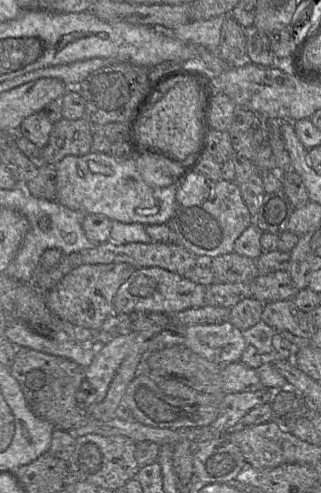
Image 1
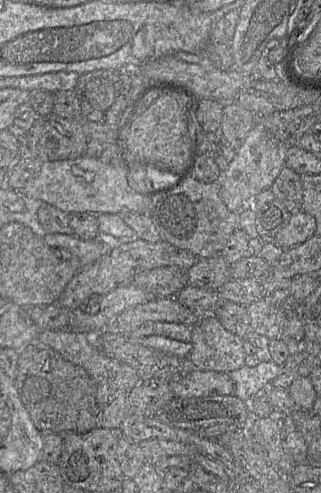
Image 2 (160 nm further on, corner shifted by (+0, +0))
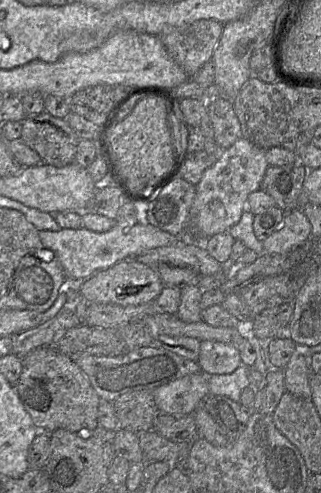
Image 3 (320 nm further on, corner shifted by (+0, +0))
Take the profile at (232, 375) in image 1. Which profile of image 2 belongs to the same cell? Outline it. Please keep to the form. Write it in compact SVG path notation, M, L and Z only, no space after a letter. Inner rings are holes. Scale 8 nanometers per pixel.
M193 369L169 383L179 398L231 395L234 392L234 383L228 373L216 371Z

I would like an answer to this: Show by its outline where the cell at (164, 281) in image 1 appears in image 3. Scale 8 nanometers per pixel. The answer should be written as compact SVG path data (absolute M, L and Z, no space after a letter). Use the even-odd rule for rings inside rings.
M65 303L61 311L52 319L15 335L12 353L23 357L38 347L52 345L67 330L81 325L76 313L77 303Z

